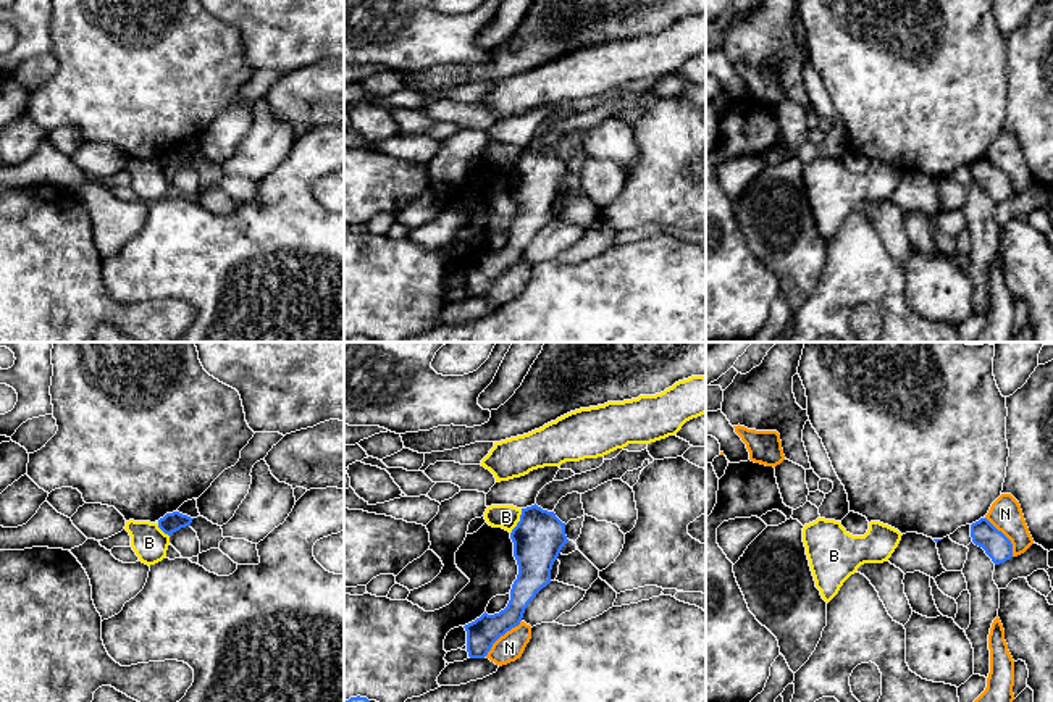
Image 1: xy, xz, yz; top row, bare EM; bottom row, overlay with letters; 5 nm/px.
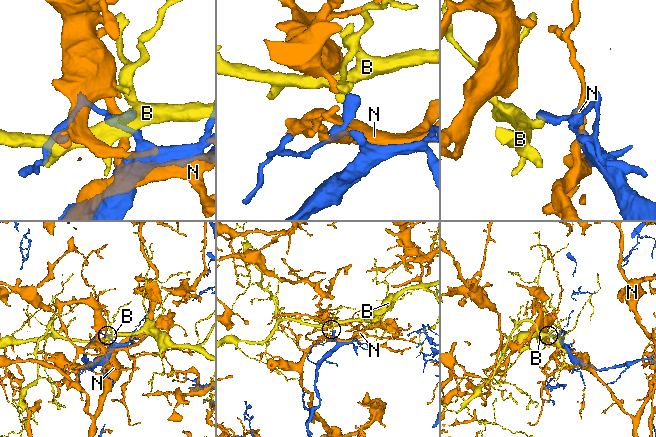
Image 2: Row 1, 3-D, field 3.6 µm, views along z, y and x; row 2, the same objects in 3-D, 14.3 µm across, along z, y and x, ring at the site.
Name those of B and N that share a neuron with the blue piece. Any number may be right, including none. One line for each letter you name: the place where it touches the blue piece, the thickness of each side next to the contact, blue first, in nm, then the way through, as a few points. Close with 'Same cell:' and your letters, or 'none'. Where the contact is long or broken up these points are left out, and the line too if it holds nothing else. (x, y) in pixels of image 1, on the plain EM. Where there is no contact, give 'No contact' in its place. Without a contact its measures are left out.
Same cell: none

